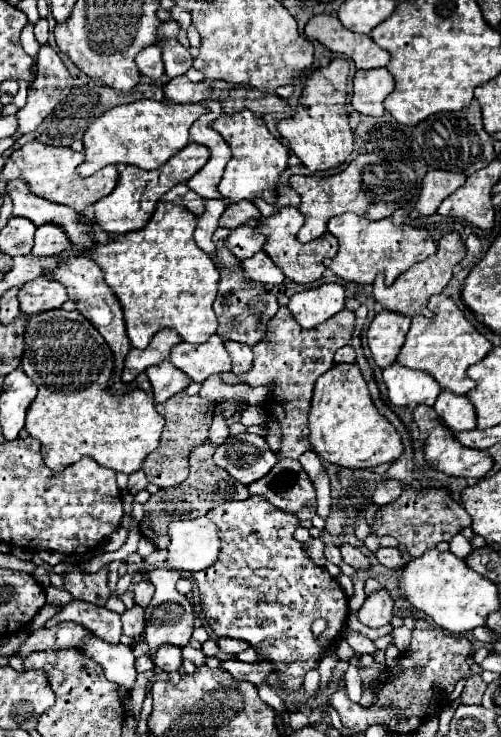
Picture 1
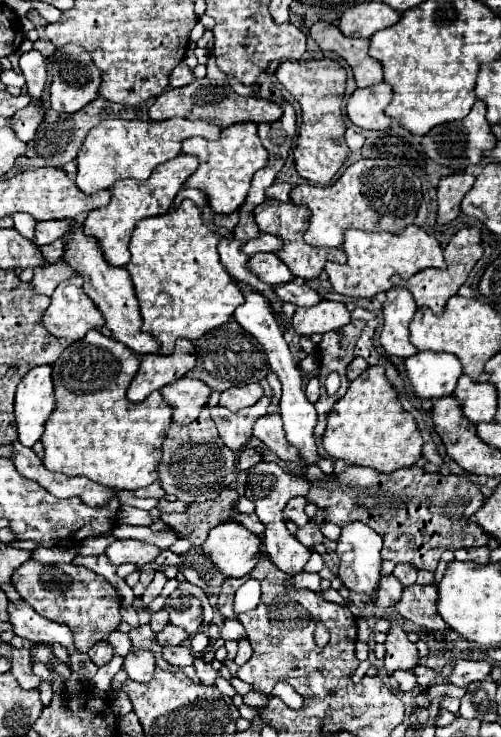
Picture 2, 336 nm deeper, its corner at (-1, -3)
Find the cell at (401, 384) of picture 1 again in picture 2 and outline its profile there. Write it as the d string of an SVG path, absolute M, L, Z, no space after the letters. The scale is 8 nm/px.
M422 351L406 359L406 375L412 395L422 399L440 399L452 395L462 365L450 353Z

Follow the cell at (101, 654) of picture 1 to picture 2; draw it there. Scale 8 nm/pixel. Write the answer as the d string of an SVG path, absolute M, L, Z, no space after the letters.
M10 603L10 623L14 625L12 631L18 637L24 637L34 643L60 643L68 653L76 653L72 629L68 625L44 619L28 603Z

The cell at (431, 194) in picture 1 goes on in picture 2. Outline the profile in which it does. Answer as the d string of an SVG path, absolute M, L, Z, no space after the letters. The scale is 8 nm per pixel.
M454 173L448 177L442 177L438 183L438 217L436 223L444 225L458 217L460 213L460 201L472 189L474 177L468 173Z

